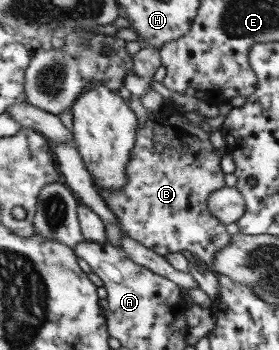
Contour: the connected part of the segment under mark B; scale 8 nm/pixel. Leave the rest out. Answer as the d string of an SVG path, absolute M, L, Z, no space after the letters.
M174 105L154 112L147 110L148 120L138 127L138 141L131 161L127 164L130 179L126 181L125 189L105 193L98 190L98 193L113 209L115 217L119 217L121 229L129 237L164 256L167 253L190 251L212 268L218 252L223 251L234 240L227 231L227 224L215 217L207 205L212 194L228 187L226 174L221 169L221 155L211 143L211 132L207 133L197 123L185 123L184 114L183 108Z

